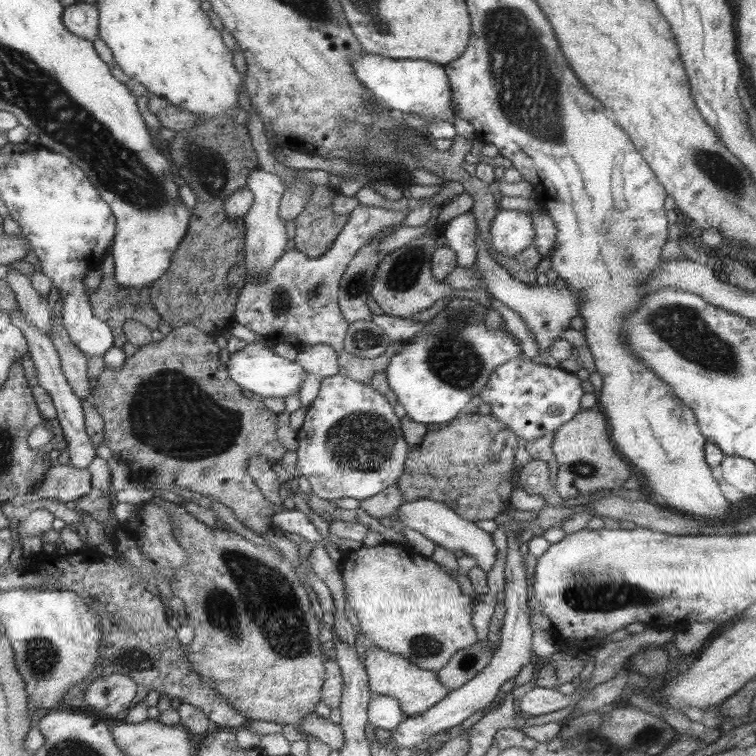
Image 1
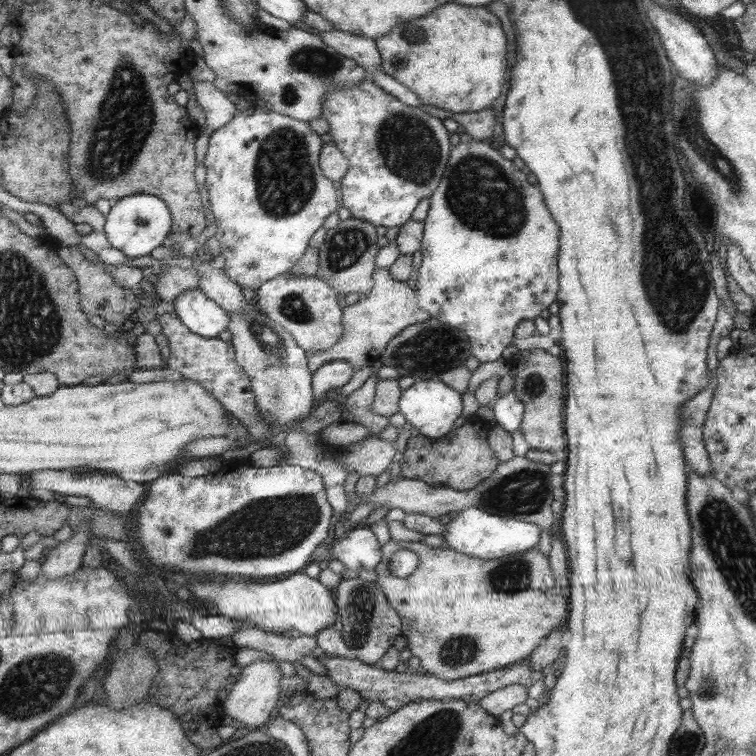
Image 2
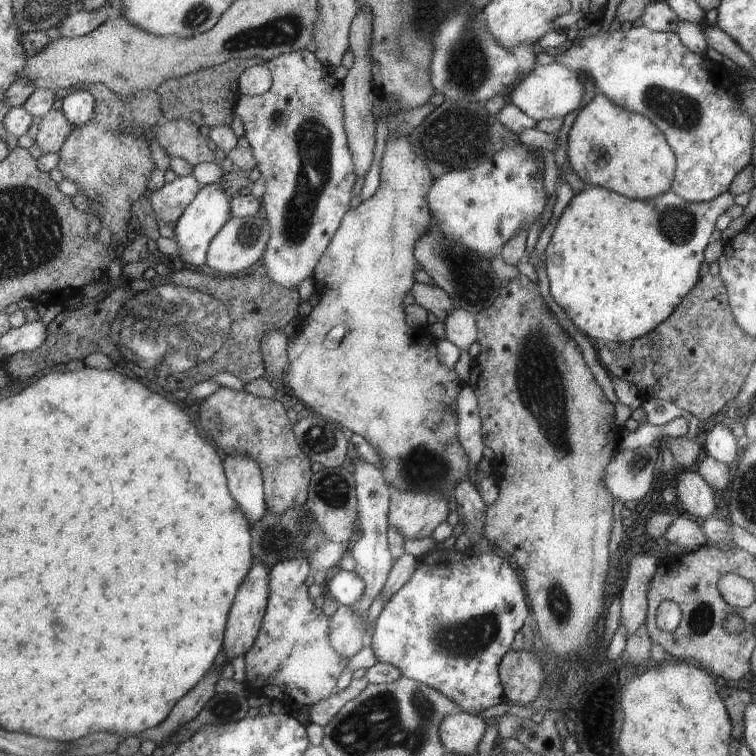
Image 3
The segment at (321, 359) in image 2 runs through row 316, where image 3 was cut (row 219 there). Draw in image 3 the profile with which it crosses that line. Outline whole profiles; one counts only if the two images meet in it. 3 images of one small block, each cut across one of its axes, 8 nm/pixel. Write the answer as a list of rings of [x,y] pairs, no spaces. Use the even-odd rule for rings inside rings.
[[[407,136],[398,139],[387,138],[386,142],[381,162],[381,181],[377,191],[372,197],[360,202],[351,211],[348,211],[342,226],[336,231],[331,244],[324,251],[324,260],[319,262],[317,288],[320,301],[308,317],[301,319],[302,330],[298,332],[294,340],[290,340],[290,343],[287,344],[290,368],[284,378],[284,384],[288,386],[288,391],[294,392],[294,395],[300,398],[305,406],[310,406],[316,414],[338,422],[343,426],[343,429],[351,430],[351,434],[356,433],[363,436],[377,450],[381,460],[383,477],[390,488],[404,492],[435,493],[449,499],[453,496],[455,488],[461,481],[470,479],[469,460],[464,447],[458,442],[458,426],[456,426],[456,396],[460,392],[460,378],[456,376],[454,368],[448,368],[447,365],[439,361],[436,348],[439,340],[428,328],[429,324],[417,331],[407,323],[406,313],[410,304],[404,301],[404,297],[415,284],[415,273],[420,270],[420,264],[414,256],[414,247],[416,241],[428,230],[431,223],[432,216],[428,210],[427,194],[434,182],[434,174],[428,168],[428,165],[424,164],[423,159],[414,152]],[[338,326],[344,328],[344,336],[342,336],[342,340],[338,342],[336,348],[327,348],[326,336],[332,328],[338,328]]]

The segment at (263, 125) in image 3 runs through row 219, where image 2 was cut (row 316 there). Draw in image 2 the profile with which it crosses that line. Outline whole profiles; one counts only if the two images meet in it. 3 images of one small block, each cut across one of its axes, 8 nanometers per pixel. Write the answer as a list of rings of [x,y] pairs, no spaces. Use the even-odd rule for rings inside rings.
[[[290,272],[264,282],[257,289],[256,306],[268,318],[283,326],[307,352],[328,350],[345,334],[342,326],[342,308],[338,304],[335,287],[320,276],[294,275]]]

